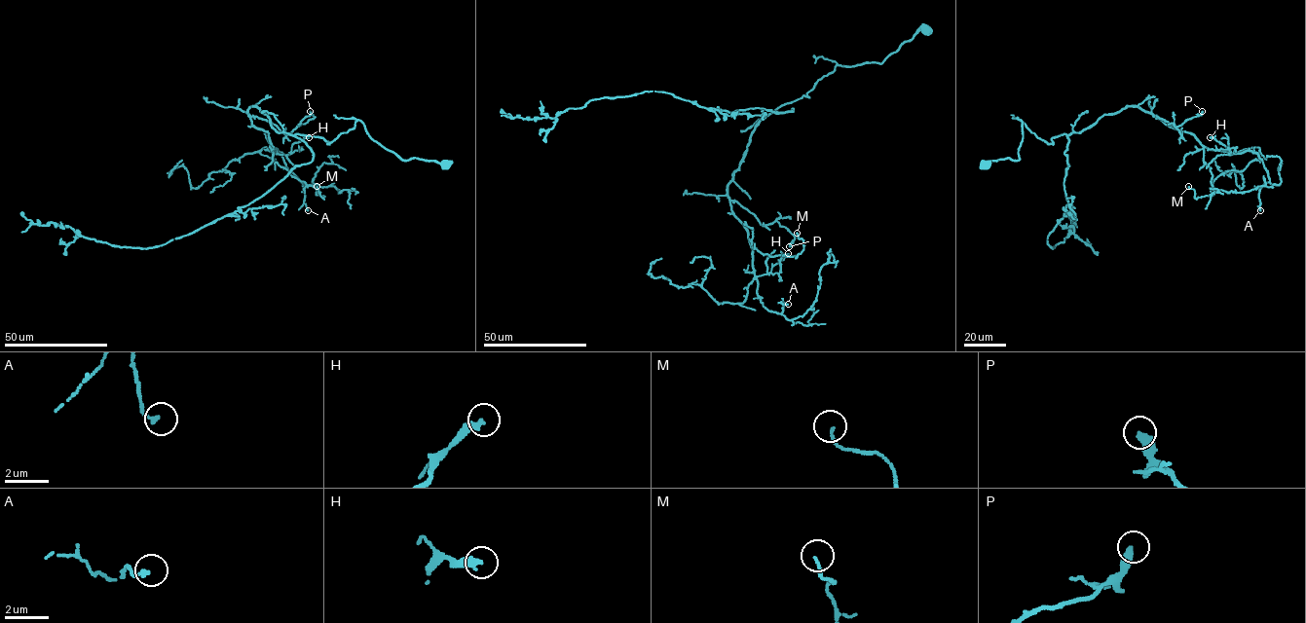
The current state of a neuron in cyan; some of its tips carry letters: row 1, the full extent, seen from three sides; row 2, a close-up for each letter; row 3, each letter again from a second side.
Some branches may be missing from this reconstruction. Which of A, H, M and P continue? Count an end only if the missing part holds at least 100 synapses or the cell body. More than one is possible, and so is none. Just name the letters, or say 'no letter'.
no letter

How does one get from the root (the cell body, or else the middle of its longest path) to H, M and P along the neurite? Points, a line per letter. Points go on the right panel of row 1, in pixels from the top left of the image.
H: (985, 165), (1019, 159), (1021, 120), (1053, 144), (1053, 137), (1080, 132), (1128, 106), (1232, 154), (1210, 137)
M: (985, 165), (1019, 159), (1021, 120), (1048, 144), (1137, 106), (1204, 147), (1213, 194), (1196, 198), (1188, 186)
P: (985, 165), (1019, 159), (1021, 120), (1048, 144), (1128, 106), (1151, 113), (1180, 134), (1176, 128), (1202, 111)

